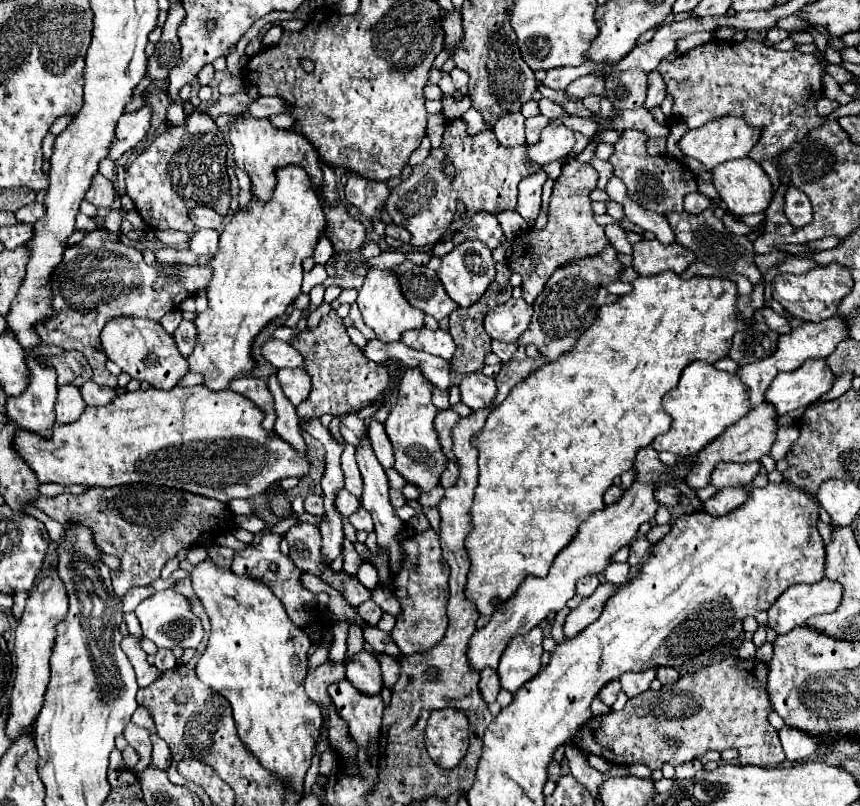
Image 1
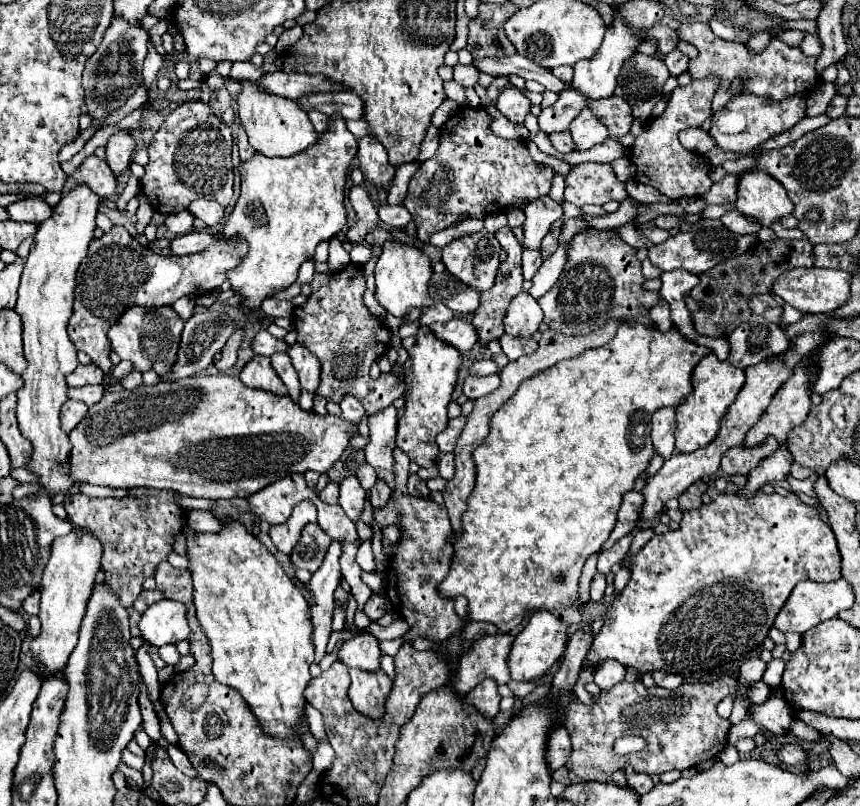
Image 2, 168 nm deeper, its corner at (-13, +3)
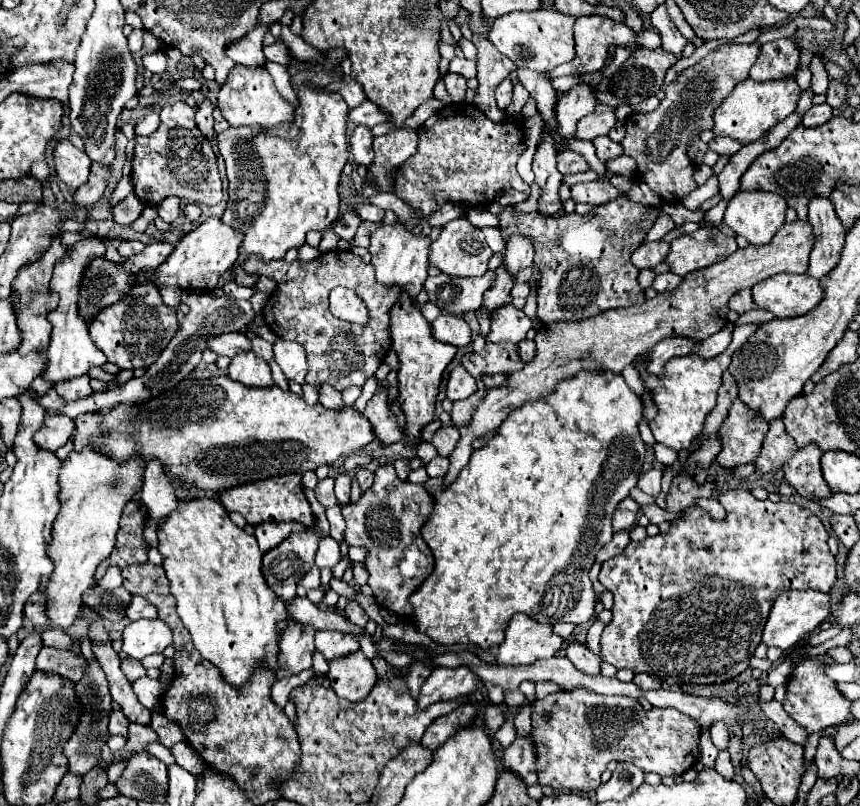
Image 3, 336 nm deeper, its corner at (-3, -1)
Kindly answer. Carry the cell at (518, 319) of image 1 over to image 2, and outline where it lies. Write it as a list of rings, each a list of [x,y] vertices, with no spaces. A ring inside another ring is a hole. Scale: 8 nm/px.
[[[519,293],[505,315],[505,333],[513,337],[531,337],[541,321],[543,311],[539,303],[529,293]]]

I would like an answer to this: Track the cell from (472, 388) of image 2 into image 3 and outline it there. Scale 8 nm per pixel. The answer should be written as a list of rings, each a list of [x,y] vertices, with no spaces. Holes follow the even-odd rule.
[[[457,365],[451,373],[449,373],[449,383],[447,383],[447,397],[451,401],[459,401],[459,399],[467,399],[469,395],[473,395],[477,391],[477,381],[467,373],[467,369],[463,365]]]

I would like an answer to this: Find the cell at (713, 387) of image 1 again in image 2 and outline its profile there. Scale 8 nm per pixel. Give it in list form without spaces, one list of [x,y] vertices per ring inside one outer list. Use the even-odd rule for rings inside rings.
[[[713,353],[705,355],[697,363],[697,367],[691,373],[693,391],[683,399],[681,405],[677,405],[677,431],[675,431],[677,451],[681,453],[695,451],[699,447],[705,447],[709,441],[717,437],[721,417],[725,417],[729,403],[733,403],[743,383],[745,383],[745,373],[727,361],[719,361]]]

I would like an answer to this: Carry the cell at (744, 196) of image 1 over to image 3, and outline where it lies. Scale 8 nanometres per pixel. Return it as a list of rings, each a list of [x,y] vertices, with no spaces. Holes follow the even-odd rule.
[[[739,191],[725,209],[725,223],[751,245],[765,245],[785,223],[787,203],[767,191]]]

